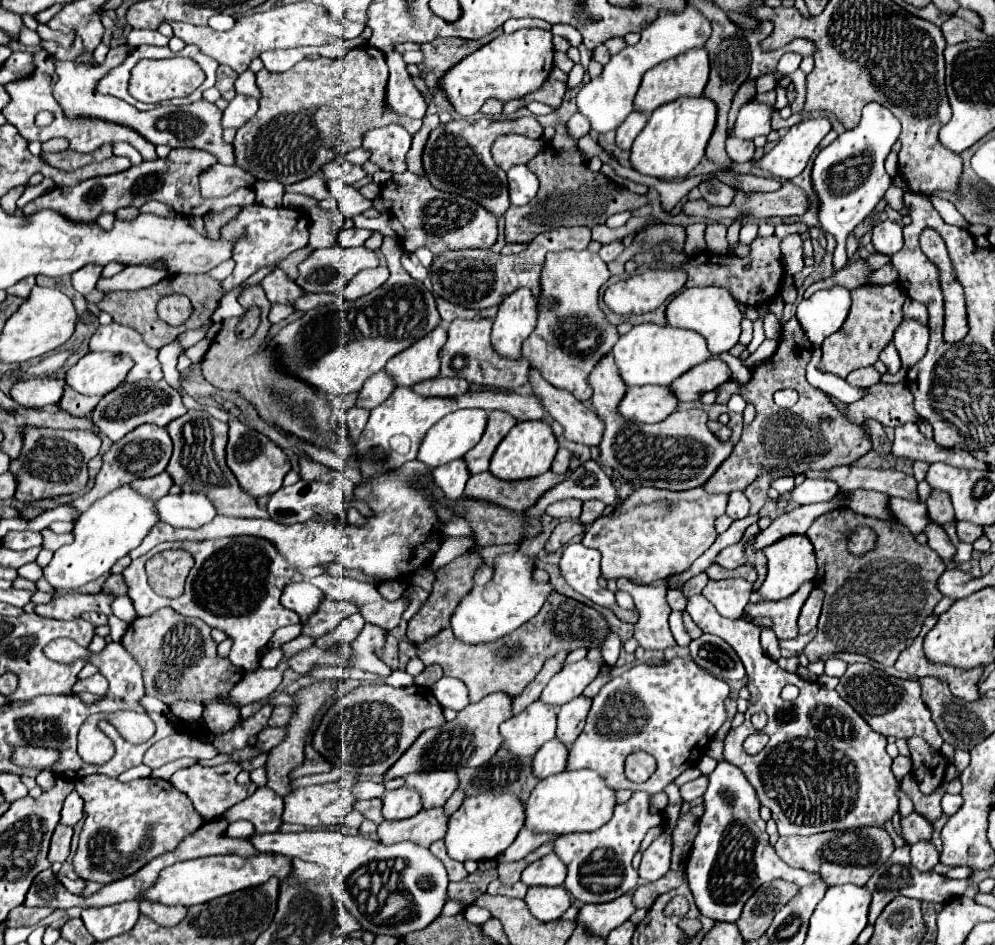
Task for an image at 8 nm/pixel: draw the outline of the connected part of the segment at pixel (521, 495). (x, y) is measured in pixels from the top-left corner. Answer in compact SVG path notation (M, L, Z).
M482 472L476 476L470 476L464 500L482 500L494 506L502 506L512 512L522 512L536 504L536 500L554 484L564 480L566 476L552 476L552 472L546 472L532 480L520 480L520 482L504 482L496 480L490 472Z

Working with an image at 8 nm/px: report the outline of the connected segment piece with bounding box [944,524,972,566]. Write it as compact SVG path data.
M950 524L950 526L944 526L944 528L946 528L946 532L948 532L952 544L956 547L956 554L950 562L952 562L954 566L960 566L962 562L968 562L968 560L972 558L972 546L970 546L970 544L964 544L964 542L958 540L958 536L956 536L952 524Z

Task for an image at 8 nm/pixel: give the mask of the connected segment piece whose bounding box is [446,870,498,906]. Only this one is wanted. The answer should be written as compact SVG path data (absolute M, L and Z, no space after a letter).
M476 870L474 874L468 874L464 880L460 882L452 882L448 886L448 894L446 900L456 900L462 902L464 906L472 906L476 902L476 898L480 898L486 892L486 886L496 880L496 870Z

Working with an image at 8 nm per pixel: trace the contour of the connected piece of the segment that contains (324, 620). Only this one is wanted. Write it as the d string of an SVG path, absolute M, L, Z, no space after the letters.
M322 600L318 610L302 626L302 634L310 636L310 638L320 638L320 636L332 632L342 622L342 618L348 618L354 612L358 612L358 608L350 602Z

